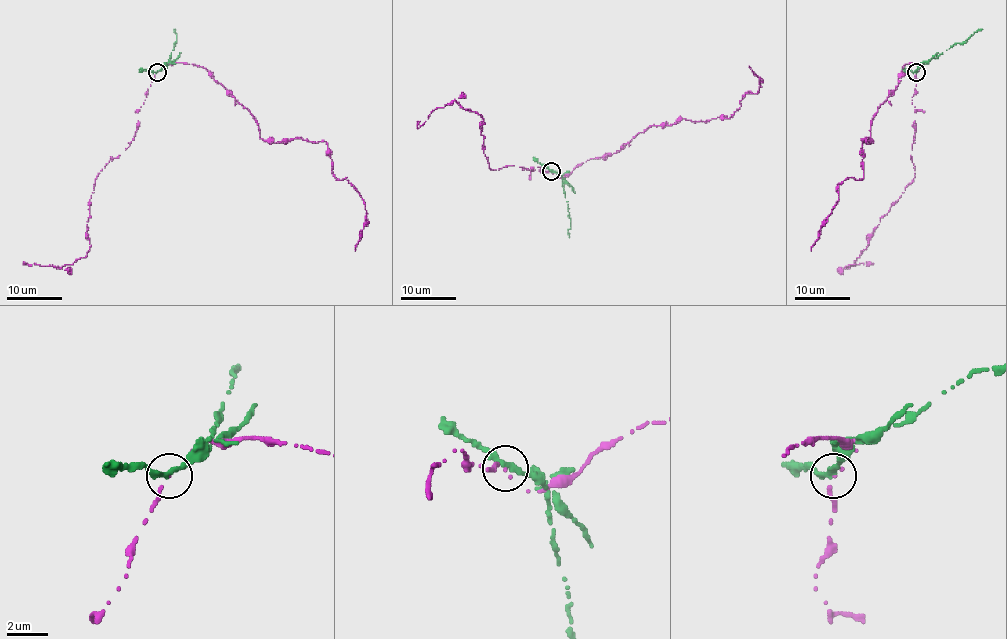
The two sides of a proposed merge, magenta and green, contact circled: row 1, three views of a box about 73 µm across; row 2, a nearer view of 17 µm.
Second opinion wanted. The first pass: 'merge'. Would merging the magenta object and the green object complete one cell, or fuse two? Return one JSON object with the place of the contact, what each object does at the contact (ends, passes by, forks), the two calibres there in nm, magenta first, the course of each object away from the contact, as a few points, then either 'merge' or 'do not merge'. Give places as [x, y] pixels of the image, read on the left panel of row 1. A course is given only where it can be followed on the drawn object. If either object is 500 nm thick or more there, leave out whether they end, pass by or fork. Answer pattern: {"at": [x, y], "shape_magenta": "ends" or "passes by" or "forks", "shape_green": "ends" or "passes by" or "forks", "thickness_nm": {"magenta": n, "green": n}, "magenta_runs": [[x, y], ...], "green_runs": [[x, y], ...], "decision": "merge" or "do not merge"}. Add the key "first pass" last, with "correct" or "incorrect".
{"at": [157, 72], "shape_magenta": "ends", "shape_green": "passes by", "thickness_nm": {"magenta": 160, "green": 280}, "magenta_runs": [[157, 72], [203, 66], [268, 143], [326, 143], [334, 177], [347, 177], [365, 203], [355, 250]], "green_runs": [[157, 72], [168, 64], [176, 42], [175, 29]], "decision": "do not merge", "first pass": "incorrect"}

